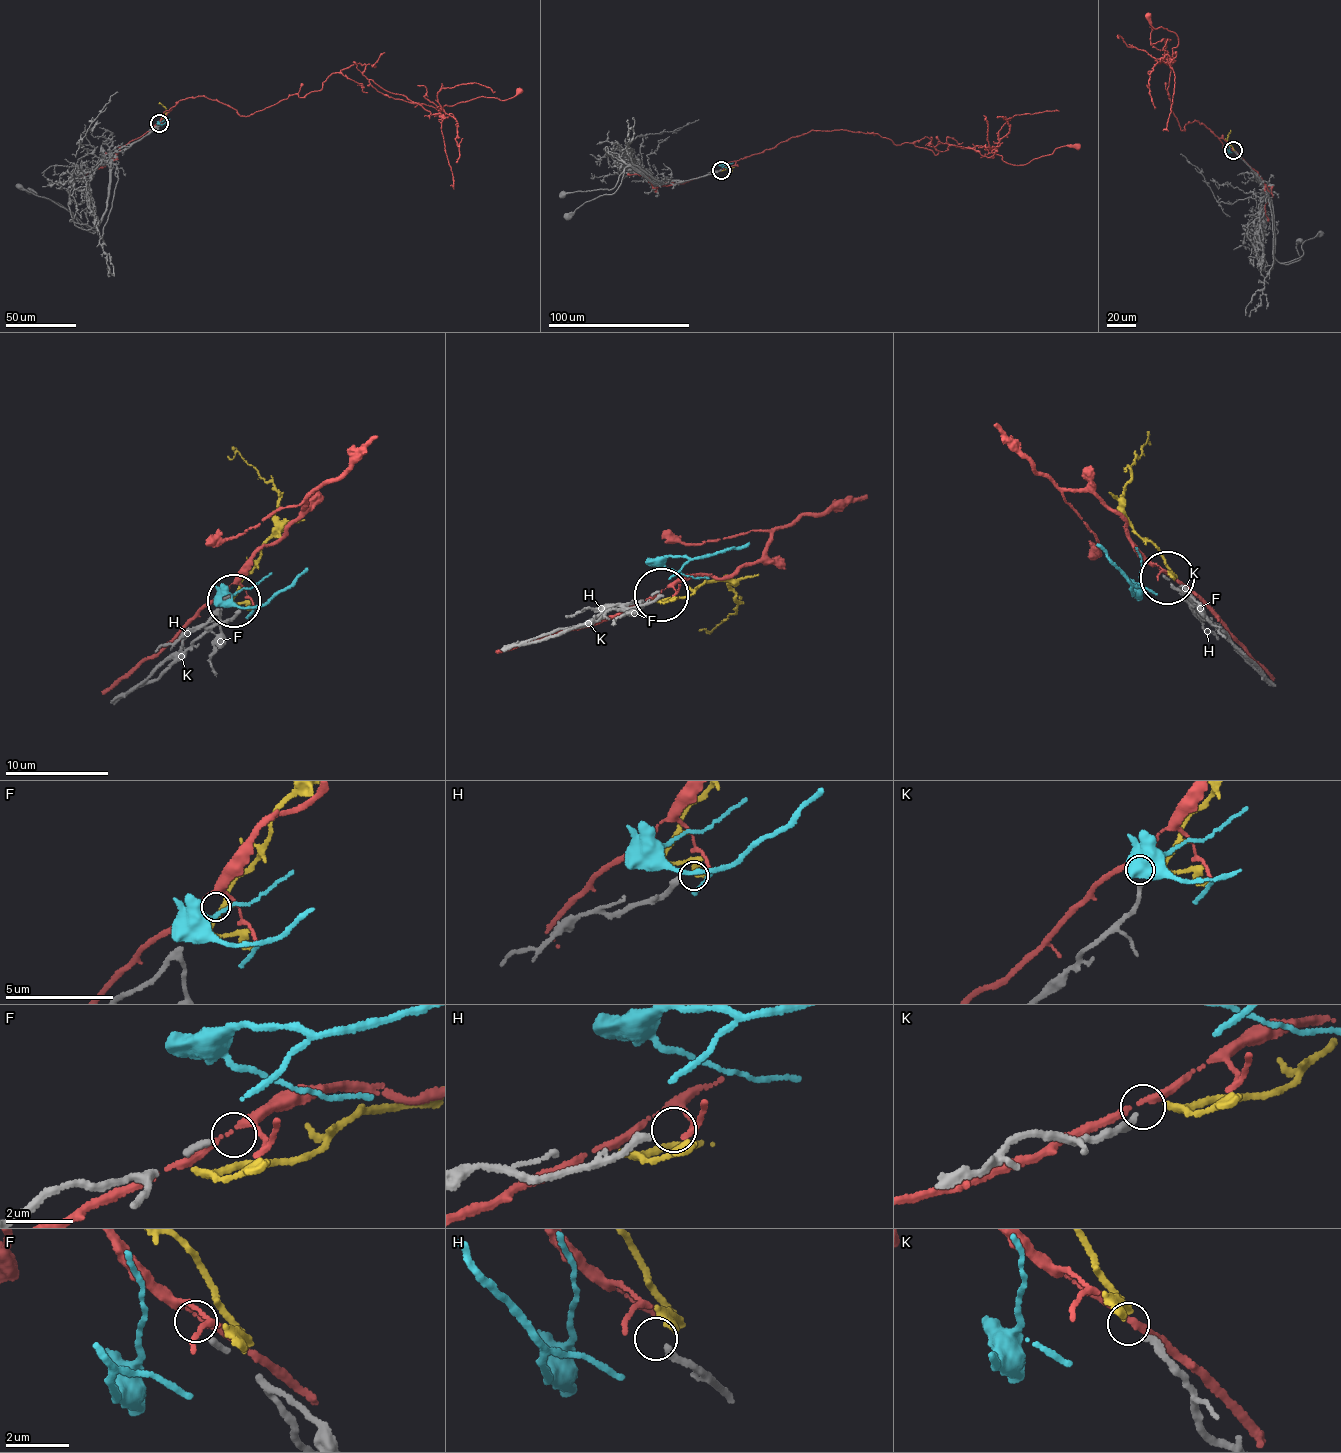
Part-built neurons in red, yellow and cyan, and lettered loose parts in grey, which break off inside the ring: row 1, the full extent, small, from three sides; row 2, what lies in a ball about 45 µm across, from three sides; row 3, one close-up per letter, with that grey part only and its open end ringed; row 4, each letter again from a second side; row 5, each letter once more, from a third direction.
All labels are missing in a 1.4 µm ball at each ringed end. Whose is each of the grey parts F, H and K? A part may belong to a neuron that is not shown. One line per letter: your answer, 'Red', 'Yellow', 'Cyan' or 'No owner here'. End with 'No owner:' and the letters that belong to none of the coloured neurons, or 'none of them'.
F: No owner here
H: No owner here
K: Yellow
No owner: F, H

